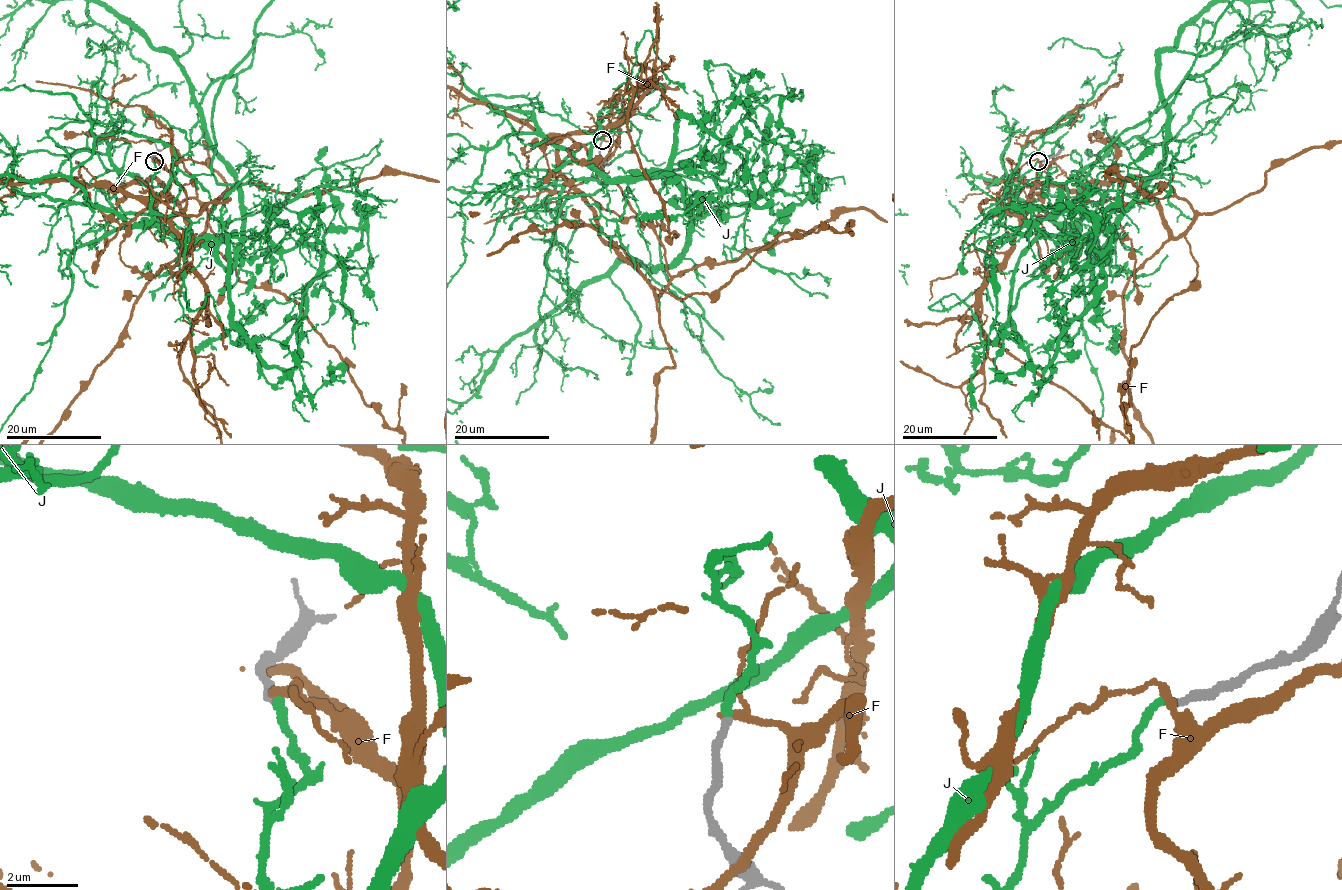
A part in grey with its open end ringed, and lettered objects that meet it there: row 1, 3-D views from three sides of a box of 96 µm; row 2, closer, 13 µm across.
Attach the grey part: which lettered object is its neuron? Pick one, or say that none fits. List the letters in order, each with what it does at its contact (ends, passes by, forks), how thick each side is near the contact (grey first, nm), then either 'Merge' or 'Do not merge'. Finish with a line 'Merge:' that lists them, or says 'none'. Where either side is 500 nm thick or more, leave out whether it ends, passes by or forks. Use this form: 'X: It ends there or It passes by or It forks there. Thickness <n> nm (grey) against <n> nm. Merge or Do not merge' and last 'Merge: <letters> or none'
F: It passes by. Thickness 240 nm (grey) against 240 nm. Do not merge
J: It ends there. Thickness 240 nm (grey) against 240 nm. Merge
Merge: J

